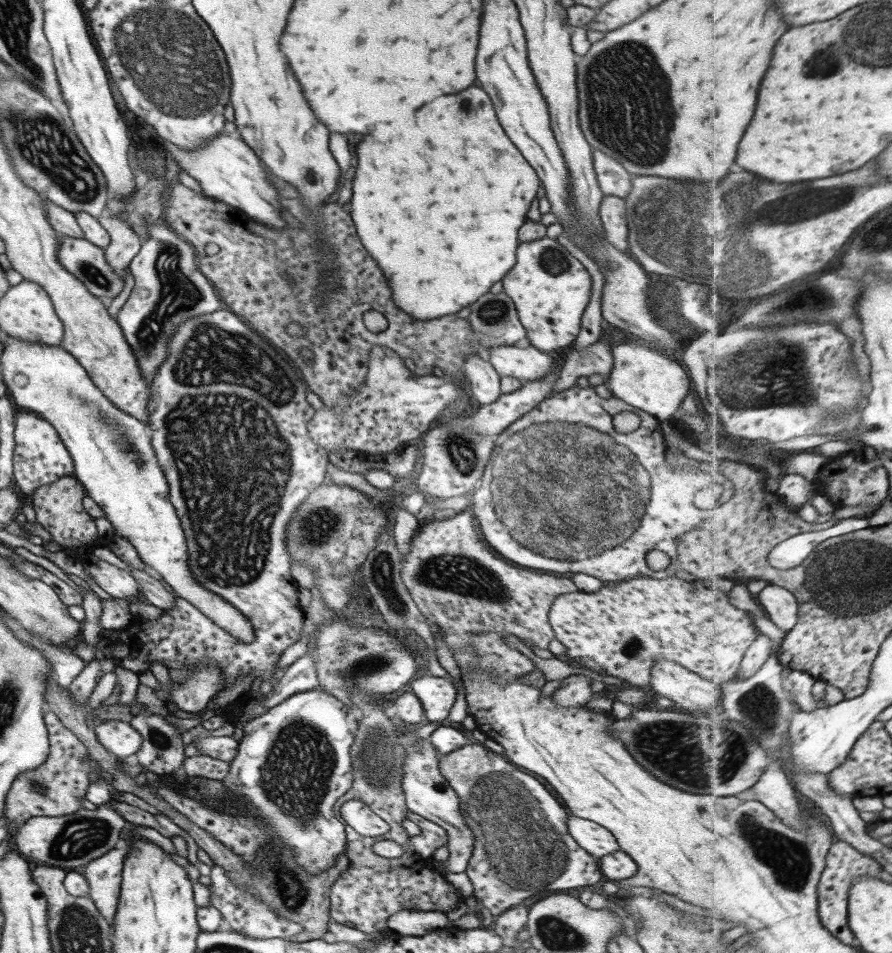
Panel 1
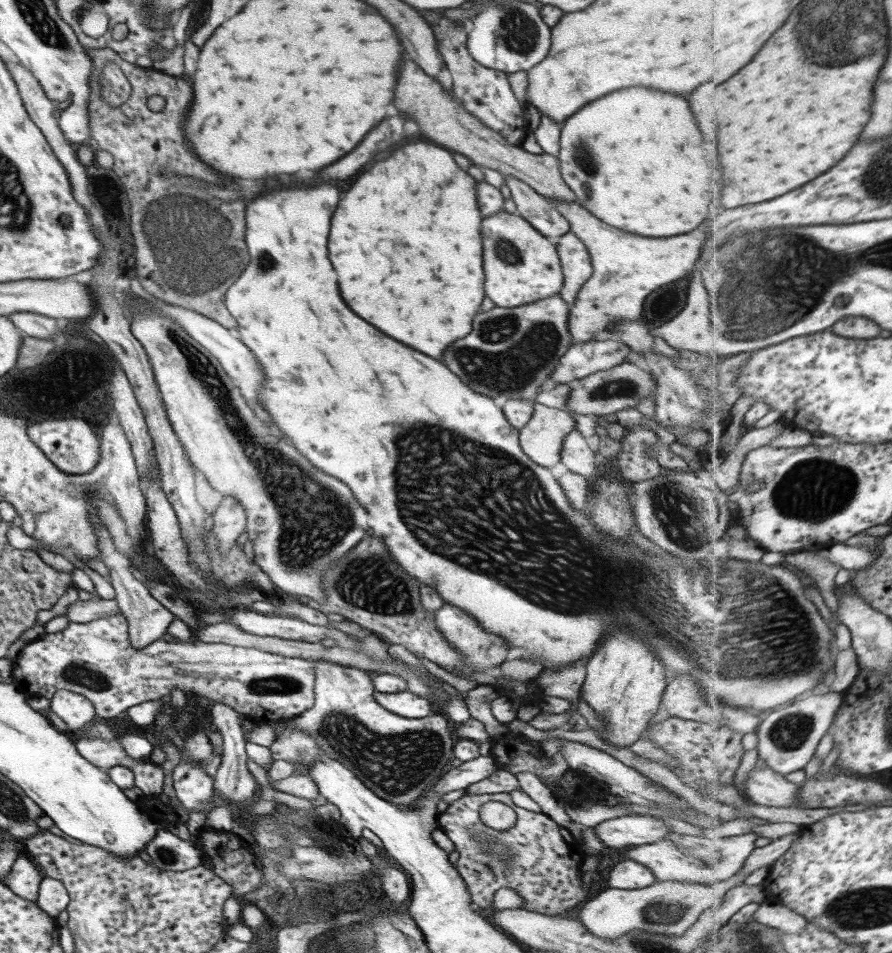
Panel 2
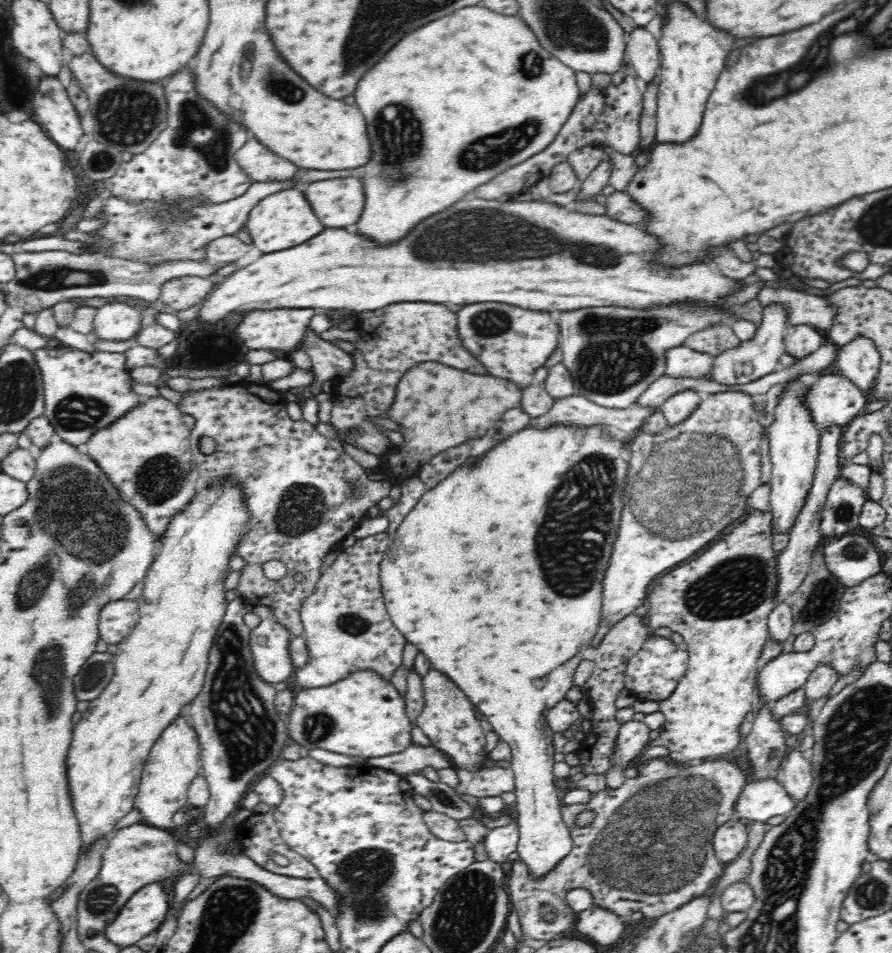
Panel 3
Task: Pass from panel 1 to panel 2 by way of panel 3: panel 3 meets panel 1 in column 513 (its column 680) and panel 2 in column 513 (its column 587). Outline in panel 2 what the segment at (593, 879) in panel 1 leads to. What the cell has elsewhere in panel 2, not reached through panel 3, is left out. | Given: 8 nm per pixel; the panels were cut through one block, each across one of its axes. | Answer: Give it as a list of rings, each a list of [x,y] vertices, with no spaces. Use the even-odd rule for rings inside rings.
[[[465,792],[460,798],[447,805],[446,809],[437,815],[437,828],[442,830],[451,840],[454,850],[458,852],[455,862],[457,873],[463,879],[465,888],[471,897],[471,902],[481,912],[495,909],[491,906],[494,892],[499,888],[509,888],[523,898],[523,908],[547,915],[563,913],[581,901],[583,898],[583,882],[581,880],[581,863],[586,856],[578,841],[569,834],[565,827],[555,824],[549,816],[535,813],[513,804],[508,793],[477,794]],[[485,802],[502,802],[512,808],[516,814],[515,824],[507,830],[493,830],[483,825],[479,820],[479,807]]]

